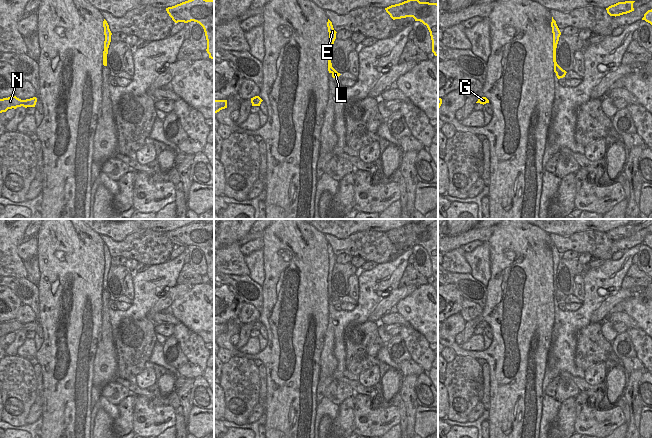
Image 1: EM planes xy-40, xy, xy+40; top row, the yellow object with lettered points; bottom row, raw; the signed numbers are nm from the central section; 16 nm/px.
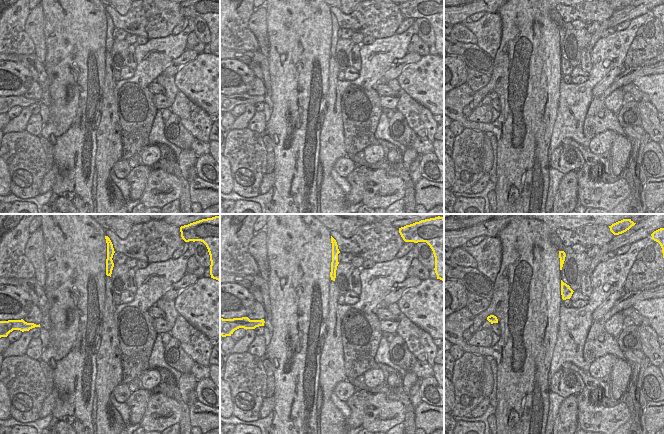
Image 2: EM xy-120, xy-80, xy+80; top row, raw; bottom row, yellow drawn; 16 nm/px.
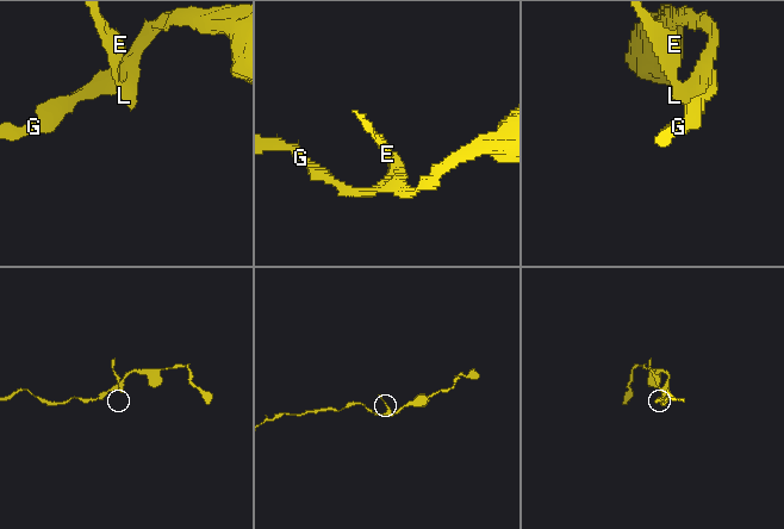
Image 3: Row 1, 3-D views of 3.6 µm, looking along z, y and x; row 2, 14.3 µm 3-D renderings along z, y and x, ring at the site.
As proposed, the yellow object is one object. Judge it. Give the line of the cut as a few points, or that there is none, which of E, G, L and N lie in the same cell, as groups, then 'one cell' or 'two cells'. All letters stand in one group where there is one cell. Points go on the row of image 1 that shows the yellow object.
xy+40 (555, 56), (553, 60) | E / G L N | two cells

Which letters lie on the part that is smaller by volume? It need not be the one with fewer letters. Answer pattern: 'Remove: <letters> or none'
Remove: E

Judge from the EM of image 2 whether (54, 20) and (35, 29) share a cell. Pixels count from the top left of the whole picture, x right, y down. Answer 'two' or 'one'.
two

